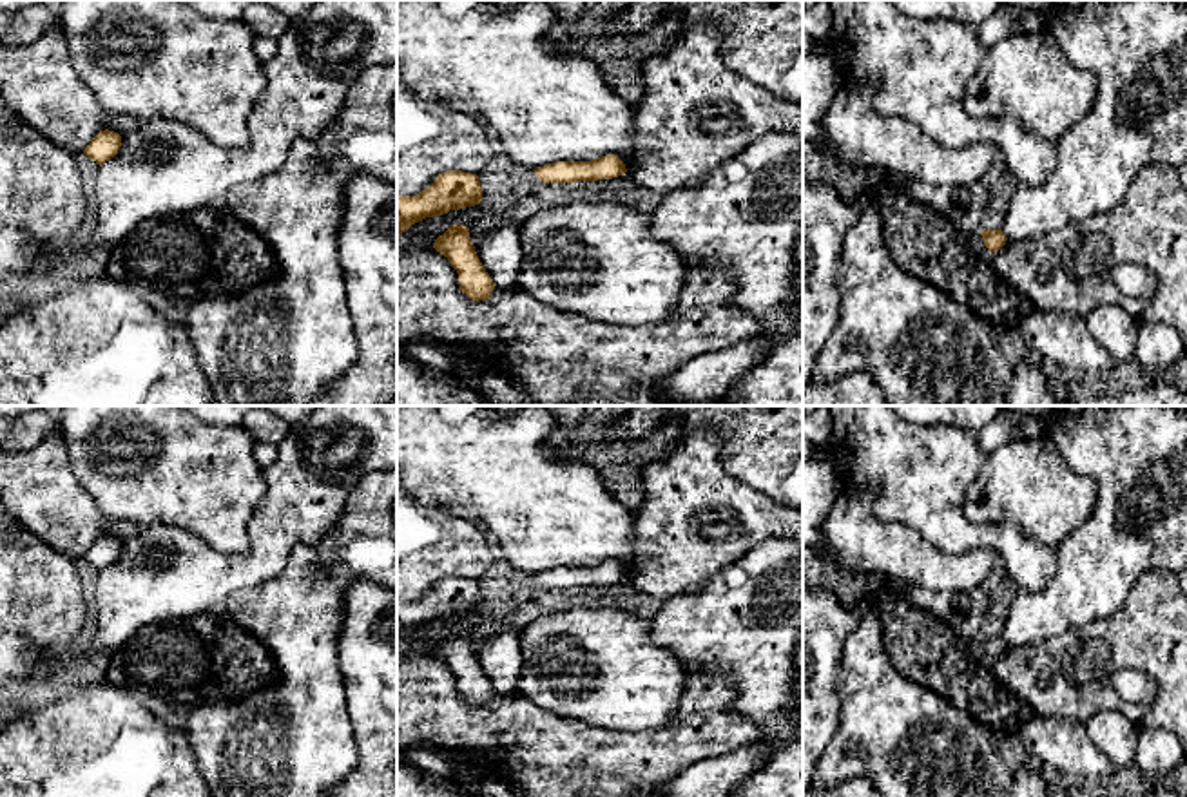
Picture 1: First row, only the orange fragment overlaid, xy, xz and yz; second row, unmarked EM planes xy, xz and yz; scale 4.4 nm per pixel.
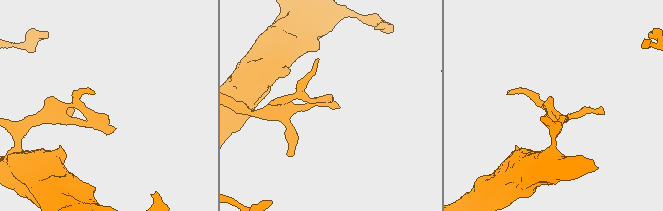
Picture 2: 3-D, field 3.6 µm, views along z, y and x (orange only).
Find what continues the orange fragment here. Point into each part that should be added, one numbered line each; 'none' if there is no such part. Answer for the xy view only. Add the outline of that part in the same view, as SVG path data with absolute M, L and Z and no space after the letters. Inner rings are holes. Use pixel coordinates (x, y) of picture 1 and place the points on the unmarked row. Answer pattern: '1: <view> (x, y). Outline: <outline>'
none

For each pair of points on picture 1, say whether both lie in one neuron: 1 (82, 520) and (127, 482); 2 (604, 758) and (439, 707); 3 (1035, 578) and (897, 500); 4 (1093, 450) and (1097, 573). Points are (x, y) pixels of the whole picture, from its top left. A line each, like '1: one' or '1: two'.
1: two
2: one
3: one
4: one

